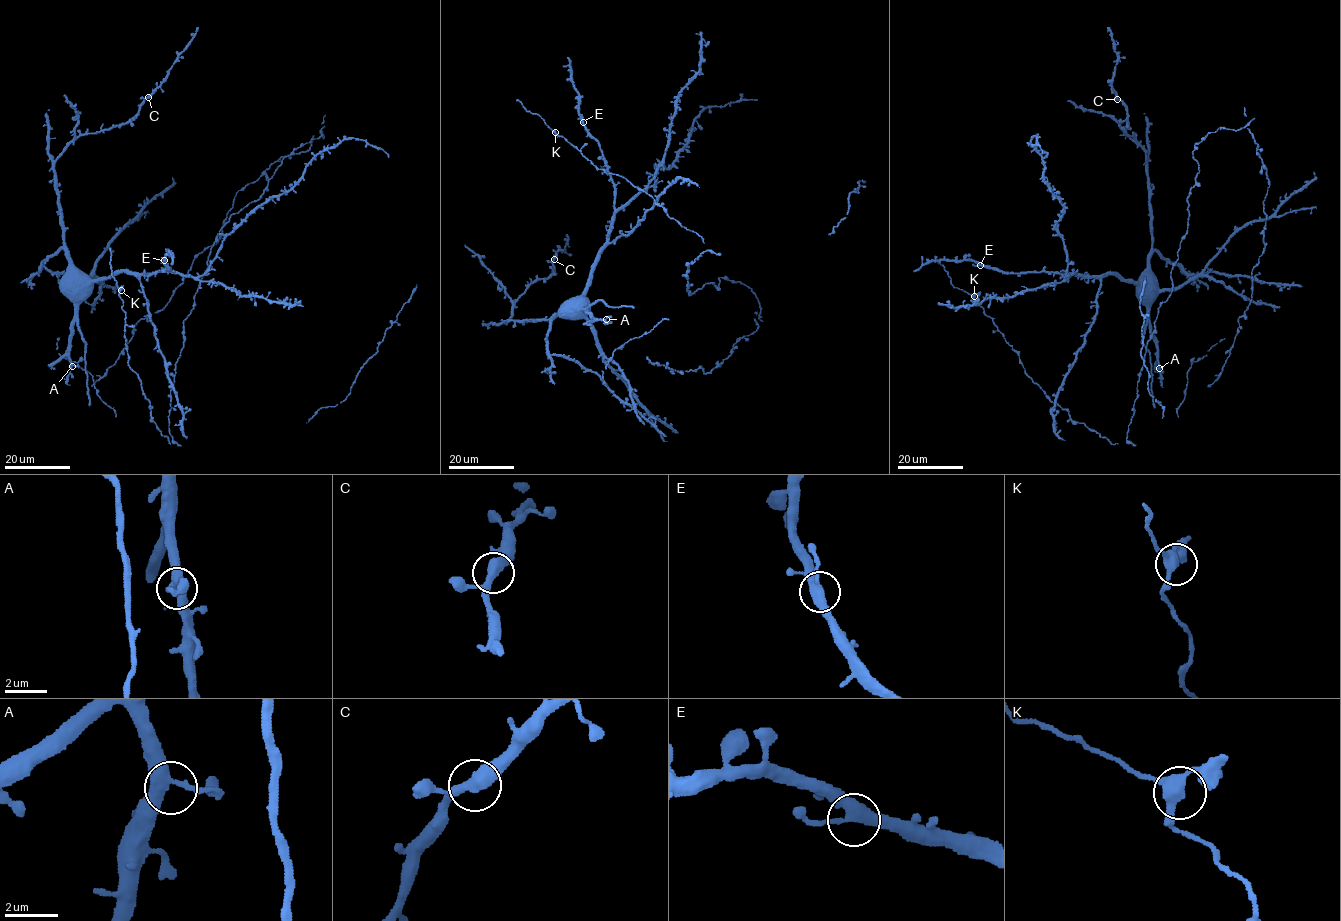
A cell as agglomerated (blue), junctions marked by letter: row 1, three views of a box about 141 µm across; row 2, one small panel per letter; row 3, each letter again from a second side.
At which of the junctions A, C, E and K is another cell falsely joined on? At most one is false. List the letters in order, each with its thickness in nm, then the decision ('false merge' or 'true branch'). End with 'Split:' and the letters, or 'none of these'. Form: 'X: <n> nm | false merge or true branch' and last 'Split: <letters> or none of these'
A: 380 nm | true branch
C: 400 nm | true branch
E: 400 nm | true branch
K: 360 nm | true branch
Split: none of these

